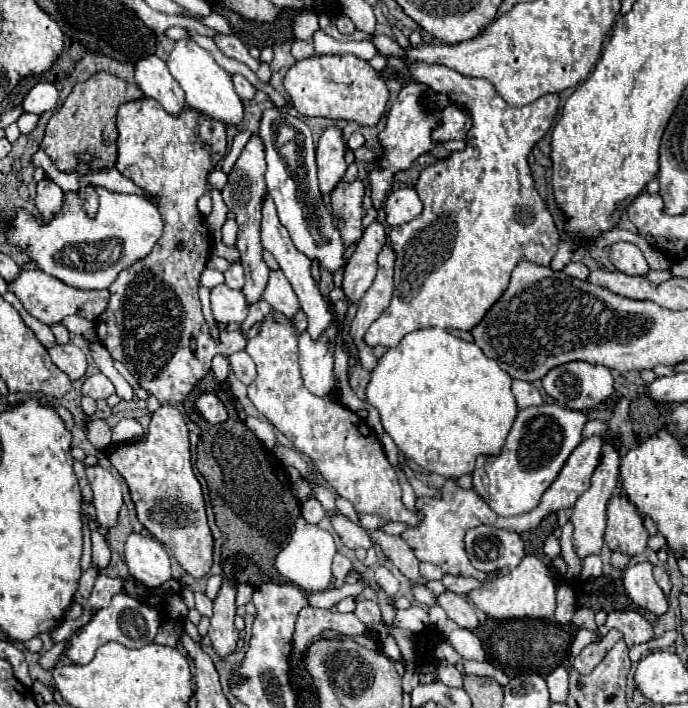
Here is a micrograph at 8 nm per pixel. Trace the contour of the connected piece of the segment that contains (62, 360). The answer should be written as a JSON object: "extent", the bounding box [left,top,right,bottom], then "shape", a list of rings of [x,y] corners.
{"extent":[48,343,86,381],"shape":[[[72,343],[68,345],[56,345],[52,349],[48,349],[54,365],[58,369],[62,369],[70,381],[76,381],[80,379],[84,373],[86,373],[86,357],[84,357],[84,351]]]}

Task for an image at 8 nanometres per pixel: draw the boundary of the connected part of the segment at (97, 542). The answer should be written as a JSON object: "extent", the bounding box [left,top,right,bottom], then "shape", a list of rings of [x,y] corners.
{"extent":[86,515,112,571],"shape":[[[86,515],[86,519],[88,519],[88,525],[90,525],[90,533],[92,533],[92,567],[102,571],[110,565],[110,557],[112,557],[110,545],[106,541],[106,537],[100,535],[96,521],[90,515]]]}

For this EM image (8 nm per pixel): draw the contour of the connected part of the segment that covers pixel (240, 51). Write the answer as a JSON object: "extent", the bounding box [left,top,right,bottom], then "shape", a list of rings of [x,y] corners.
{"extent":[214,33,260,71],"shape":[[[216,33],[216,35],[214,35],[214,43],[218,45],[218,49],[220,49],[226,57],[232,57],[232,59],[238,59],[238,61],[246,63],[252,71],[258,69],[260,63],[258,63],[254,57],[250,57],[248,49],[244,47],[244,43],[242,43],[238,37],[234,37],[234,35],[224,35],[224,33]]]}

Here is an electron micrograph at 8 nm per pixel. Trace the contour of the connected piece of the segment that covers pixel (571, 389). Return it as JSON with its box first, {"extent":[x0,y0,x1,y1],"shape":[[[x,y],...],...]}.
{"extent":[542,361,614,411],"shape":[[[570,361],[570,363],[564,363],[564,365],[558,365],[558,367],[550,369],[544,375],[542,385],[544,385],[544,391],[550,397],[554,397],[558,405],[578,409],[578,411],[592,409],[600,401],[610,399],[612,393],[614,393],[614,379],[610,375],[610,369],[606,369],[604,365],[586,363],[586,361]]]}

